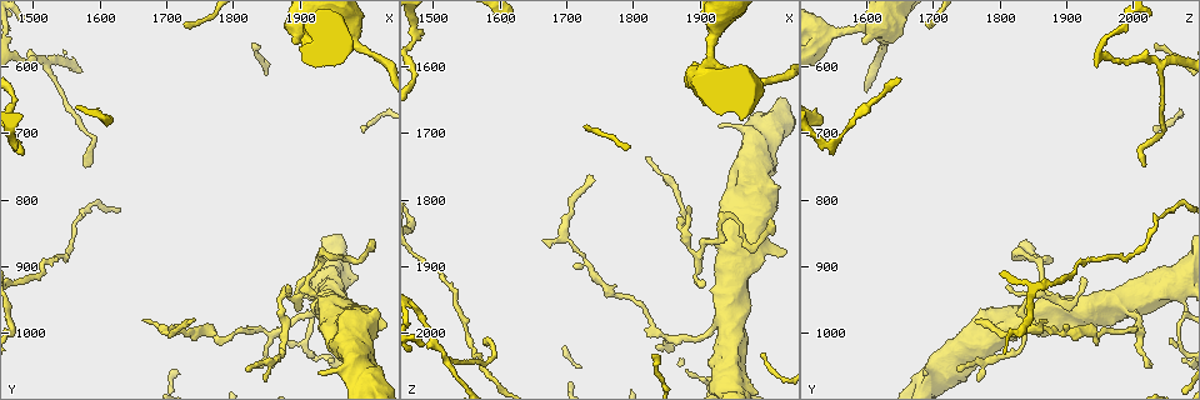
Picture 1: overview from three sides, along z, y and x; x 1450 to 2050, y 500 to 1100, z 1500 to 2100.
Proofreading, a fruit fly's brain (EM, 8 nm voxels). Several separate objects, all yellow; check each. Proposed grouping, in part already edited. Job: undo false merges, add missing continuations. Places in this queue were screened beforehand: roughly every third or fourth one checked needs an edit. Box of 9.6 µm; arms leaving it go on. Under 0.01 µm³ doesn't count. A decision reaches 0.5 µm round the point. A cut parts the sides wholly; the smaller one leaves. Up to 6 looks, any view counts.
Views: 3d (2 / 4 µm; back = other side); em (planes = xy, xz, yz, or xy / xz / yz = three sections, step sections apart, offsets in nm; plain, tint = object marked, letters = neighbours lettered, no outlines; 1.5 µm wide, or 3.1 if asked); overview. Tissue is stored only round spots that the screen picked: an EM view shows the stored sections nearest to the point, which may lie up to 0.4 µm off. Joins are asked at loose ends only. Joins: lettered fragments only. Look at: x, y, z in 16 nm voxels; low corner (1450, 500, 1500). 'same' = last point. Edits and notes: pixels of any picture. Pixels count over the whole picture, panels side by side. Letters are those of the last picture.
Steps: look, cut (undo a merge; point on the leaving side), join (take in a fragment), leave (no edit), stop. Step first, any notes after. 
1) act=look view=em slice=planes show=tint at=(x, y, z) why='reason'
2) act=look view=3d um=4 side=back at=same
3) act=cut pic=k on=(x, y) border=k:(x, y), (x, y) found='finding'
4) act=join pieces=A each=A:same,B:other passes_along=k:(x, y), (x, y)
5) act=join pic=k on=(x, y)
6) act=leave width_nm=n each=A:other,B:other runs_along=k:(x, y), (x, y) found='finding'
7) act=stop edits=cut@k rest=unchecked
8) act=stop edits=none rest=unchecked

act=look view=em slice=planes show=letters at=(1885, 570, 1595) why='thick end'

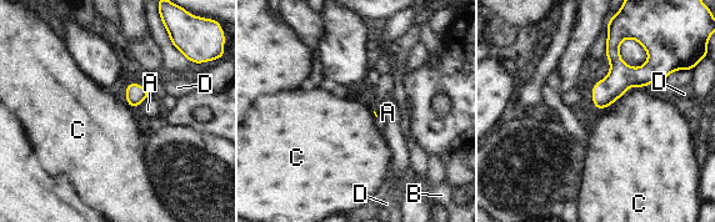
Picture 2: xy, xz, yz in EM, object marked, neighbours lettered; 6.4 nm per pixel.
act=leave each=A:other,B:other,C:other,D:other border=2:(625, 91), (613, 102), (598, 110) found='no lettered fragment goes on from it'

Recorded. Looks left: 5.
act=look view=em slice=planes show=letters at=(2005, 870, 1830)

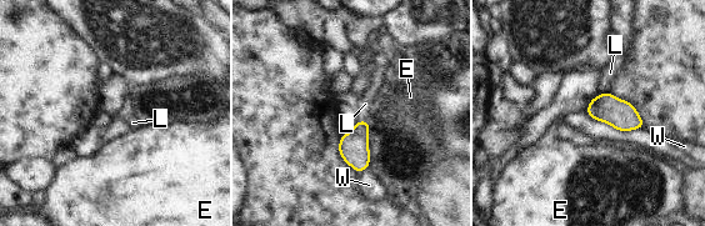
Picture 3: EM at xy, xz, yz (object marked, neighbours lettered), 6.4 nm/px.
act=leave each=E:other,L:other,W:other border=3:(358, 119), (368, 121) found='no lettered fragment goes on from it'

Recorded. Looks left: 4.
act=look view=3d um=2 side=back at=(1875, 930, 1810) why='an open end'

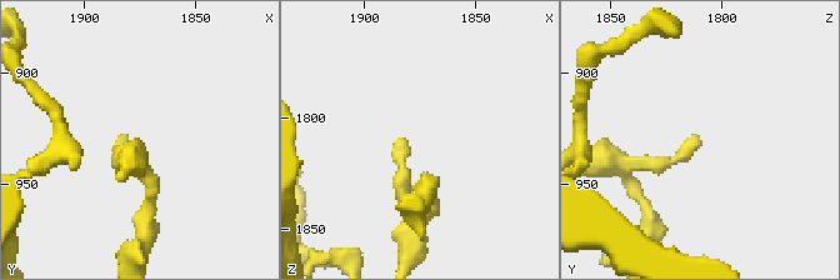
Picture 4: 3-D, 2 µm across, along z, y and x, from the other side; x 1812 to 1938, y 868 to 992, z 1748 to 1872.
act=look view=em slice=planes show=letters at=(1880, 928, 1810)

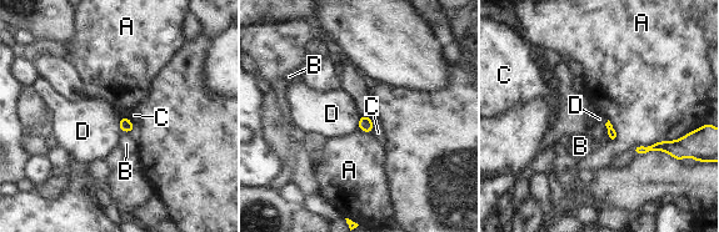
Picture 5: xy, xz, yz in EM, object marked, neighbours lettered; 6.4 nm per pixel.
act=leave each=A:other,B:other,C:other,D:other border=5:(607, 120), (607, 136), (610, 141) found='none of them fits'

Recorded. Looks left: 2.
act=stop edits=none rest=unchecked

